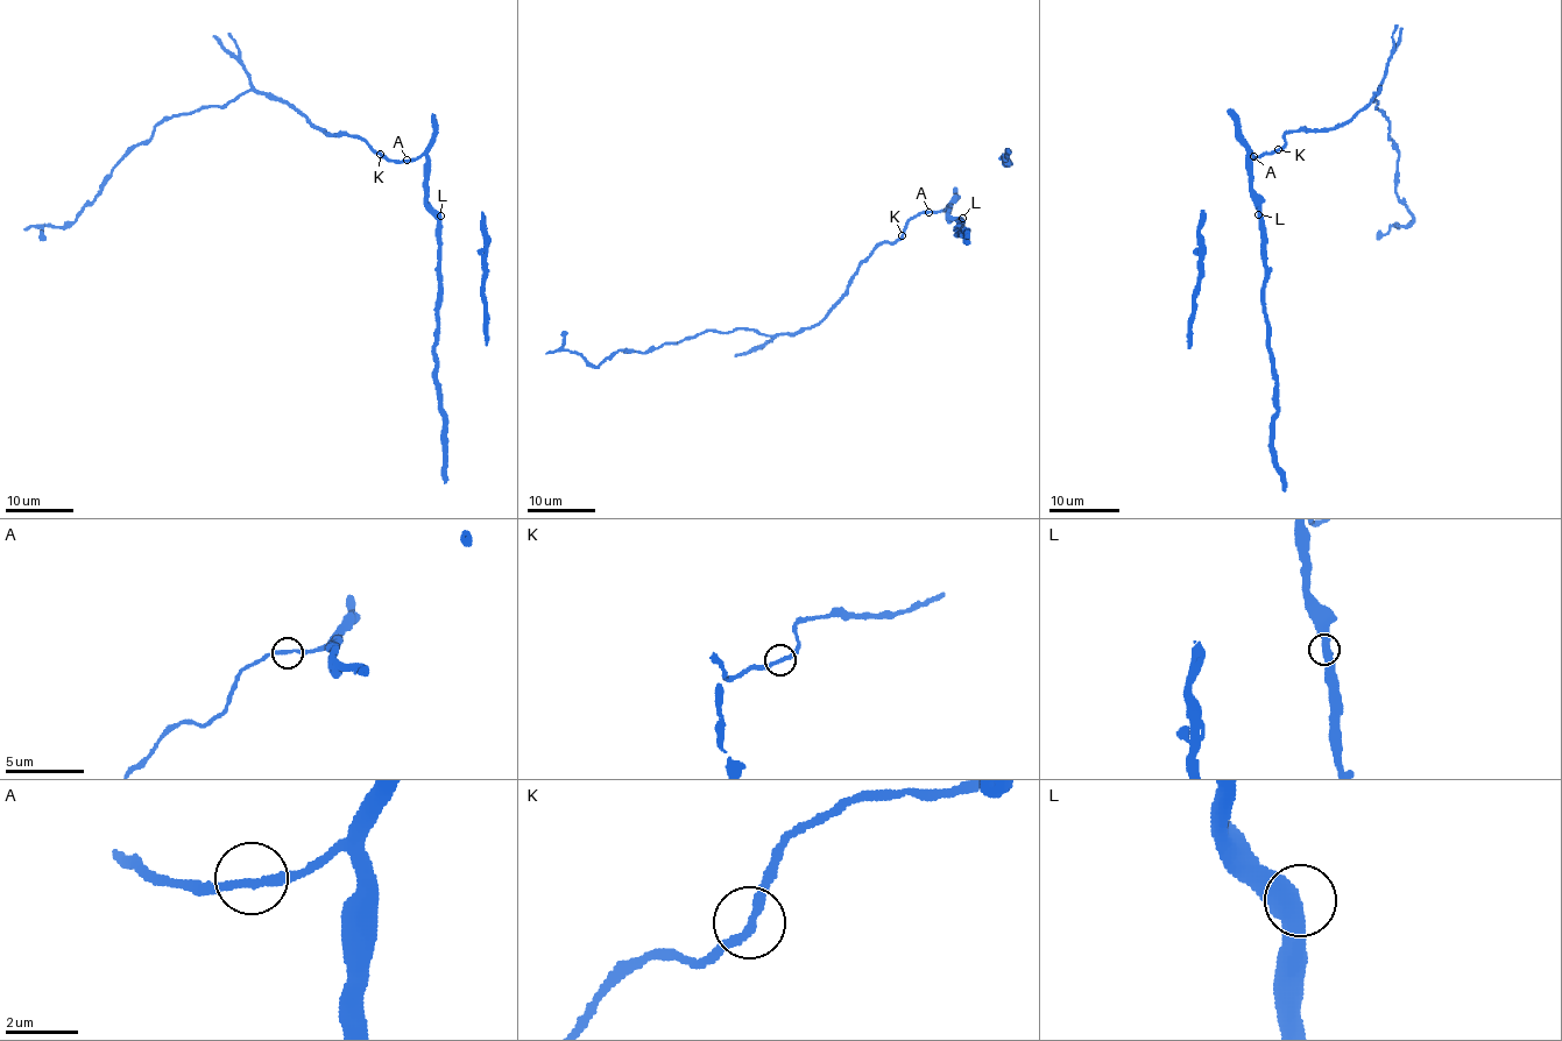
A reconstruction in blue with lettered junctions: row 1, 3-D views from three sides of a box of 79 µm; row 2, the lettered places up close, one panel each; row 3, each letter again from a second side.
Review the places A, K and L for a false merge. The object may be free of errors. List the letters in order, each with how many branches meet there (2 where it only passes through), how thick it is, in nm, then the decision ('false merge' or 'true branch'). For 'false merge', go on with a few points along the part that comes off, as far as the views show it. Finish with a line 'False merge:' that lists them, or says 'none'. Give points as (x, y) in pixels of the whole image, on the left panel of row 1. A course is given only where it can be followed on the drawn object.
A: 2 | 240 nm | true branch
K: 2 | 240 nm | true branch
L: 2 | 500 nm | true branch
False merge: none

